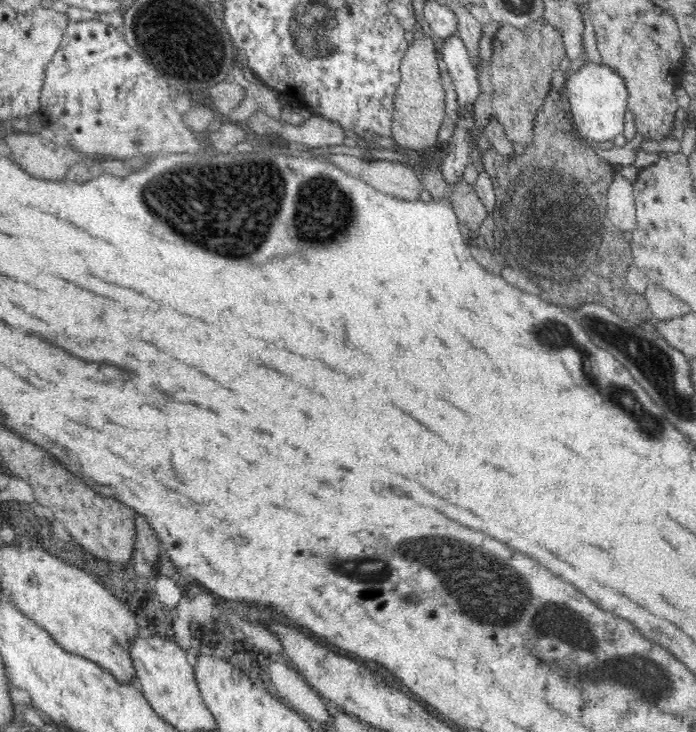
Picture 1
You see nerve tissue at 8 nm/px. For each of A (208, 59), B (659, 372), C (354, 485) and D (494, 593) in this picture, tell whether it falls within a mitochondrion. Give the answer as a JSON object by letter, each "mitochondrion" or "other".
{"A":"mitochondrion","B":"mitochondrion","C":"other","D":"mitochondrion"}

